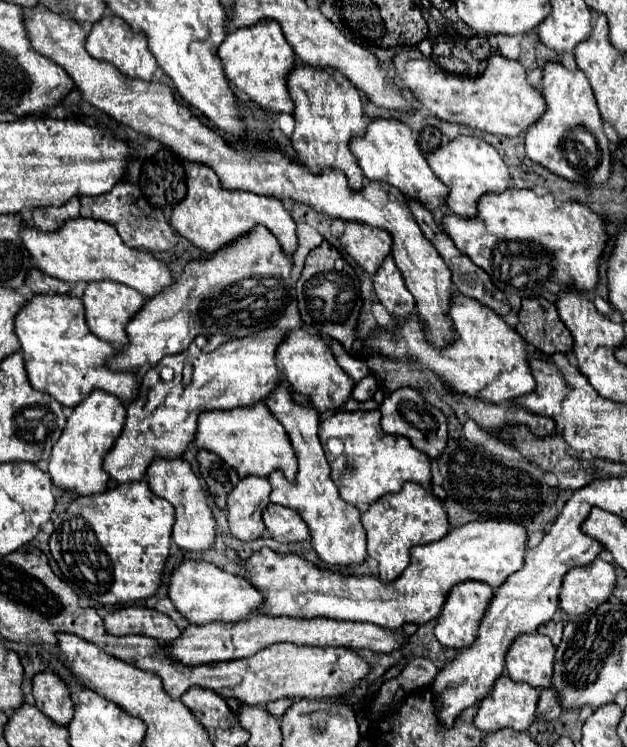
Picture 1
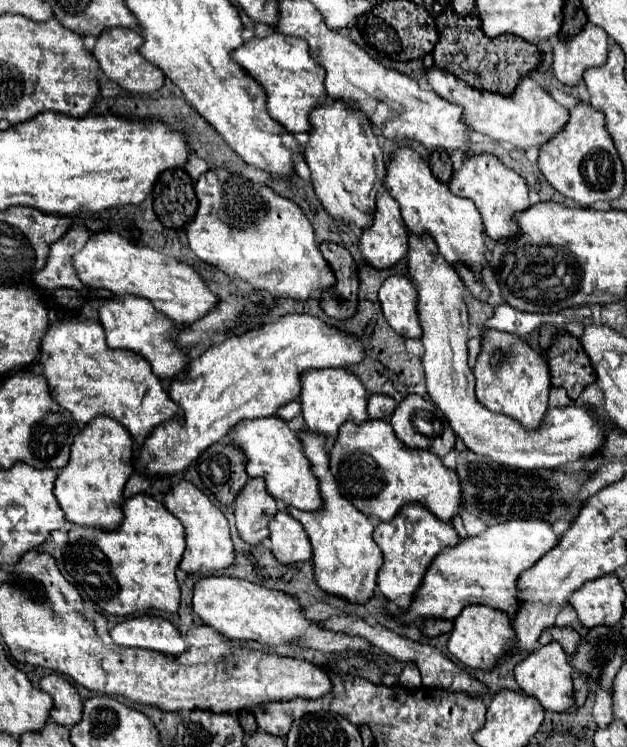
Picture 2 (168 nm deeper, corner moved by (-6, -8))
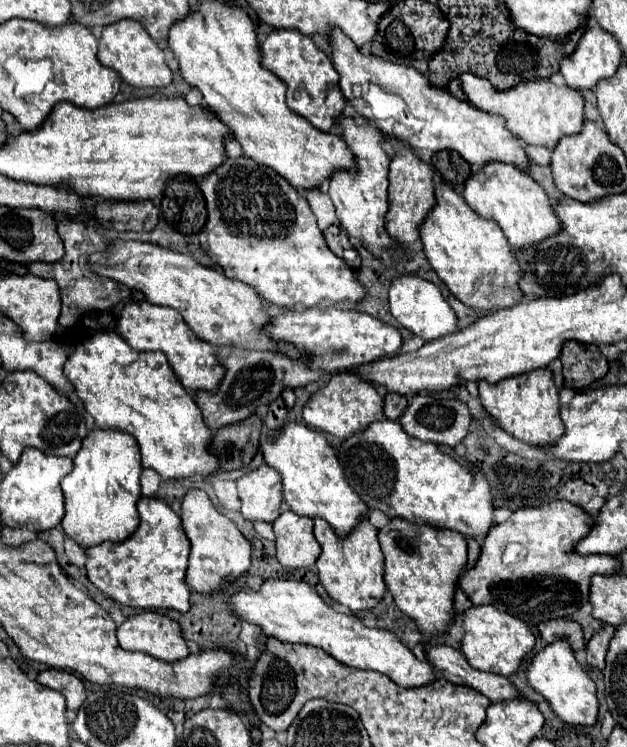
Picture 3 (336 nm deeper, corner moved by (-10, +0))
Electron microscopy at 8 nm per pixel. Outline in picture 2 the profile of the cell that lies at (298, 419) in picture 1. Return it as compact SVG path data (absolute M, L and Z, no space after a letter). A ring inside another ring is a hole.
M298 430L296 436L302 442L304 456L312 464L314 476L318 478L322 508L318 508L318 512L304 512L304 510L296 510L296 508L286 506L286 512L292 514L304 526L304 530L312 542L314 576L316 576L318 586L328 594L336 594L336 596L342 596L350 602L362 604L374 596L376 574L382 564L382 552L372 538L374 526L360 510L356 510L340 494L336 480L330 474L330 460L328 460L328 452L324 446L324 436L318 432L310 432L310 430Z

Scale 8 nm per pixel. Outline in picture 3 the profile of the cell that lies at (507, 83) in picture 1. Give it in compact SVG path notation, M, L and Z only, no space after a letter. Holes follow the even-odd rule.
M460 76L460 84L468 100L478 110L504 116L512 134L516 134L526 144L546 146L552 150L562 136L578 134L584 126L584 98L578 90L568 86L554 86L550 80L536 80L498 92L492 88L492 84L488 84L488 80L480 80L478 76Z

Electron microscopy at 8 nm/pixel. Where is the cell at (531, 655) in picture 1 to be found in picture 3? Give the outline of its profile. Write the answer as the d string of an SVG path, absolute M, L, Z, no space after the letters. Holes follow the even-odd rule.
M558 640L550 646L546 646L542 652L538 652L532 662L528 664L526 678L530 686L542 694L552 710L572 726L594 726L598 720L598 700L596 700L596 684L588 676L586 670L580 670L574 652L566 640Z

